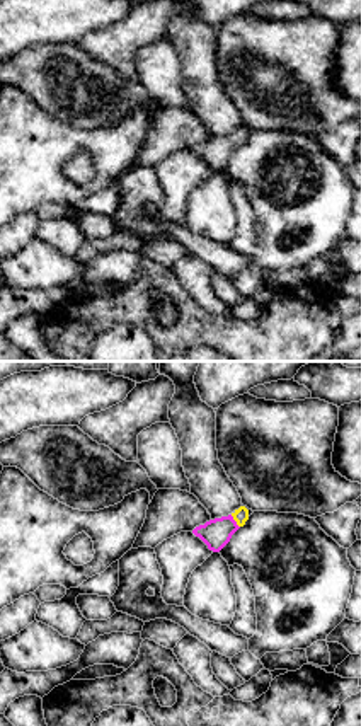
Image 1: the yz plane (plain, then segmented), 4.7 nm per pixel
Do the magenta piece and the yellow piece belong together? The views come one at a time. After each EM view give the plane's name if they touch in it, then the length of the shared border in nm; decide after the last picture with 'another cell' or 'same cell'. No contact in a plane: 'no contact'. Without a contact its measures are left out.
contact in yz; length 80 nm

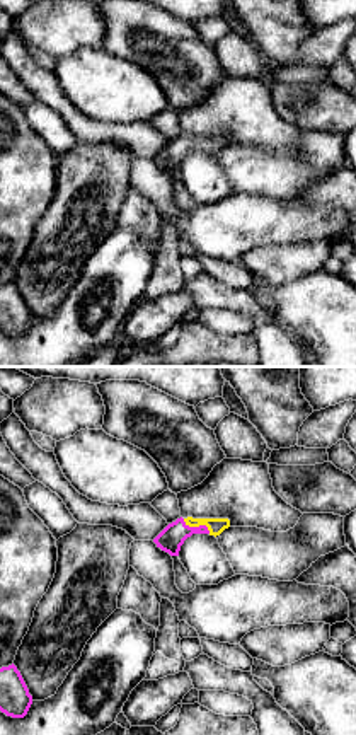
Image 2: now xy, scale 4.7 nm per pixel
contact in xy; length 150 nm

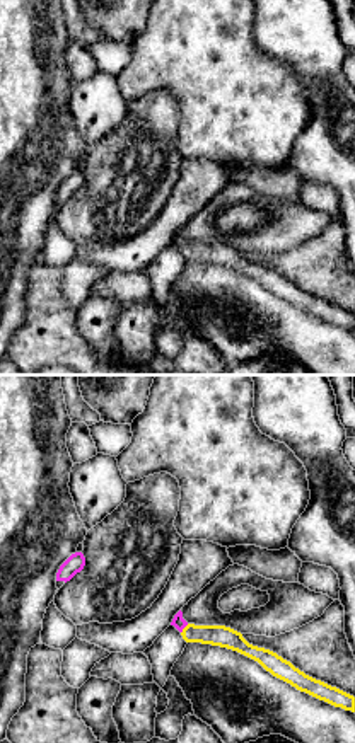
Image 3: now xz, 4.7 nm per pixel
contact in xz; length 60 nm

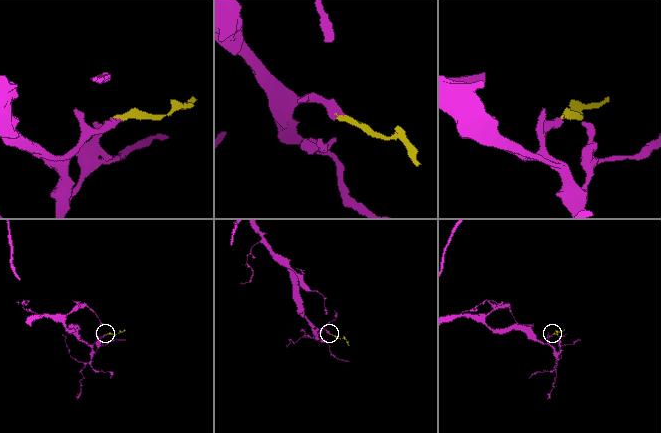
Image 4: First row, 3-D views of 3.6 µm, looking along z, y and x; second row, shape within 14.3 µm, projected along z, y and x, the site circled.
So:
same cell

